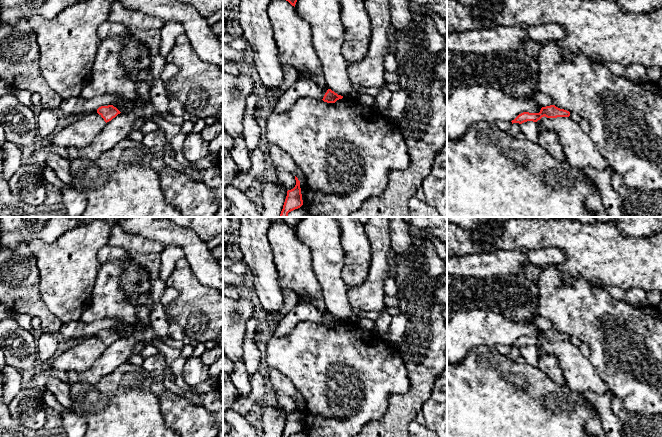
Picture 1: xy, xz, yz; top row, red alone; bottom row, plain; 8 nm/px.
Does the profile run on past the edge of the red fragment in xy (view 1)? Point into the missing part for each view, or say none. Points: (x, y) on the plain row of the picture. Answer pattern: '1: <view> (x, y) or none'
1: none

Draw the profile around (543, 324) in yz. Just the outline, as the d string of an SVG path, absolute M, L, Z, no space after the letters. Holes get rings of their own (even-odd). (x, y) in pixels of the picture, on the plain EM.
M539 315L534 319L534 323L537 325L541 332L553 329L551 321Z

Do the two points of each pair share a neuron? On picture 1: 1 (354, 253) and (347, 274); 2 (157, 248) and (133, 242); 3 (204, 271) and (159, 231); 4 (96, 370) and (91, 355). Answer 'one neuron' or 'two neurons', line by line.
1: one neuron
2: one neuron
3: one neuron
4: two neurons

